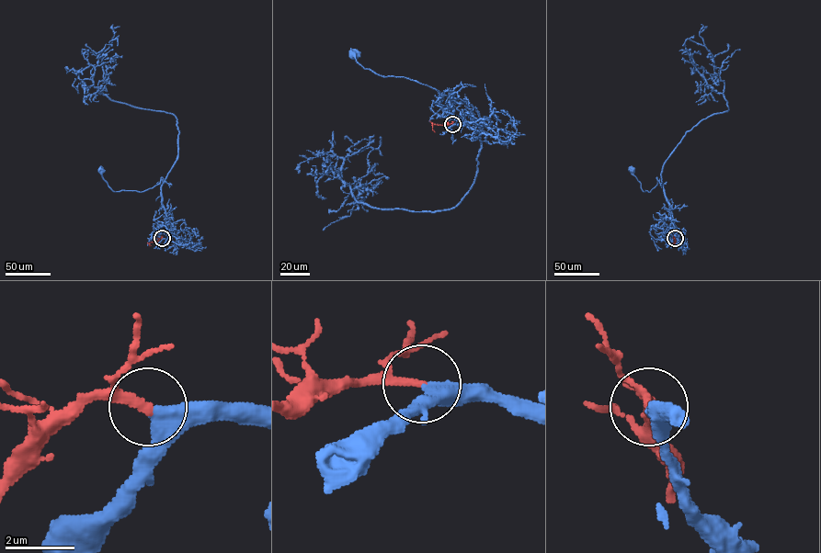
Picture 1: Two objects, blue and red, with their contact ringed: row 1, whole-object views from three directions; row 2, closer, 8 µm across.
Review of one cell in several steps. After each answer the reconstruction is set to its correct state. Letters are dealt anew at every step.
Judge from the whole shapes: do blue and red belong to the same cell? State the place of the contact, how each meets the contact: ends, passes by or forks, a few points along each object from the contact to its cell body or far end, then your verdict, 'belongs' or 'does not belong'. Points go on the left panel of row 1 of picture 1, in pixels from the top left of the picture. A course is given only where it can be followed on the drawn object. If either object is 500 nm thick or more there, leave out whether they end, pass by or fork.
(162, 238) | blue passes by | red ends | blue via (162, 238), (169, 238), (173, 230), (162, 204), (163, 178), (157, 185), (142, 192), (114, 191), (100, 171) | red via (162, 238), (150, 242), (151, 245) | belongs

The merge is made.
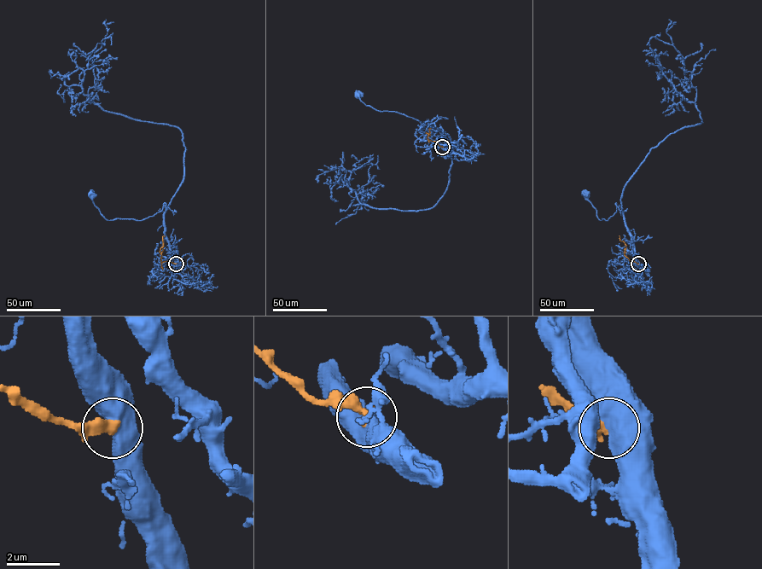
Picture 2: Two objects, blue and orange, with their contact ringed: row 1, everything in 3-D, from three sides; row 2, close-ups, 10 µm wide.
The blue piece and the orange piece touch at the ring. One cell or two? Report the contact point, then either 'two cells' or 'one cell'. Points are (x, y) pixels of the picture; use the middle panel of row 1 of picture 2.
(442, 147) | two cells

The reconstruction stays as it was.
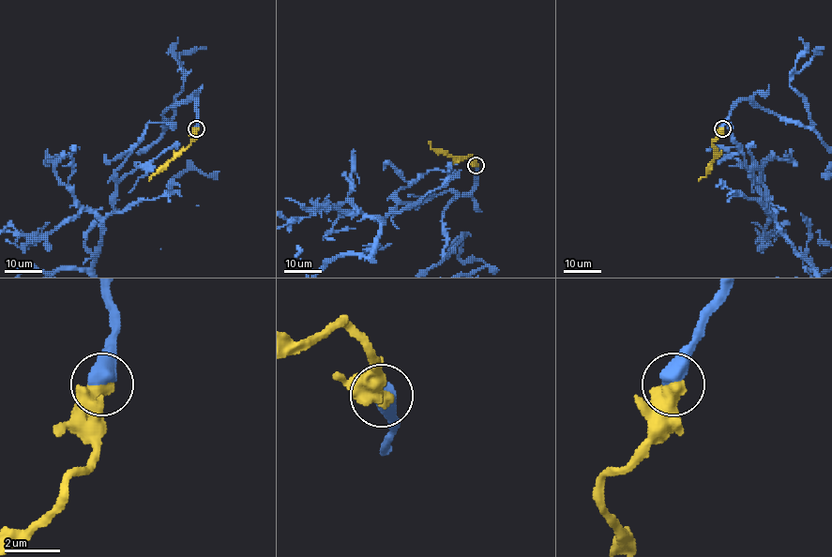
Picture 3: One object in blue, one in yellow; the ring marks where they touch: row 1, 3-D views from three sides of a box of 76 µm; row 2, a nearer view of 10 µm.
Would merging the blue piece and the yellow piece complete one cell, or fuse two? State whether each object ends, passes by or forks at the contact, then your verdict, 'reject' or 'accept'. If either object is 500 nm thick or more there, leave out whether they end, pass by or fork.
accept

